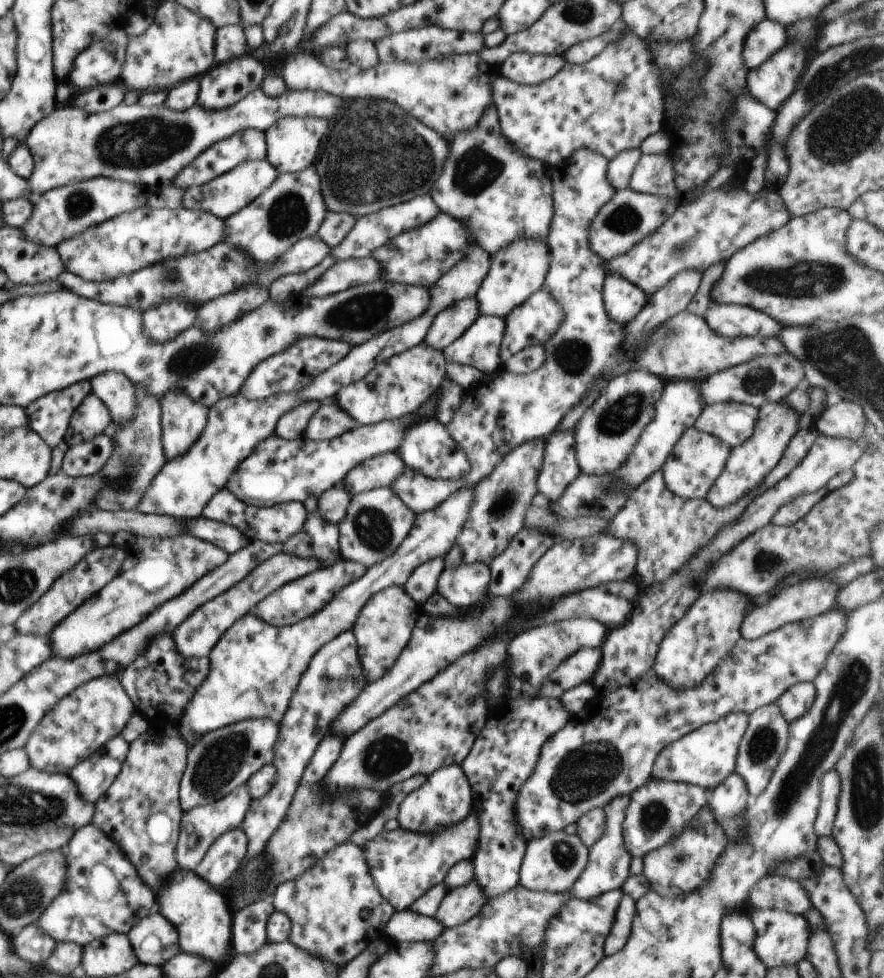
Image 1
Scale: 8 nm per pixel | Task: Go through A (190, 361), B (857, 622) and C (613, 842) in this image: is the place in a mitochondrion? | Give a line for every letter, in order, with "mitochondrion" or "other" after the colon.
A: mitochondrion
B: other
C: other

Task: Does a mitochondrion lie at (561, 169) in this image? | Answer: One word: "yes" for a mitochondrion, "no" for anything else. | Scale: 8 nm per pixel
no

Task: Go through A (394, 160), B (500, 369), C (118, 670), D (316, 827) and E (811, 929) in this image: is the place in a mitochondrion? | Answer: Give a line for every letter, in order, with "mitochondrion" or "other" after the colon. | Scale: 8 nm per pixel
A: mitochondrion
B: other
C: other
D: mitochondrion
E: other

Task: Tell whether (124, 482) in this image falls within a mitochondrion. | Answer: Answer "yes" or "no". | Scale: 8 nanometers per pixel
yes

